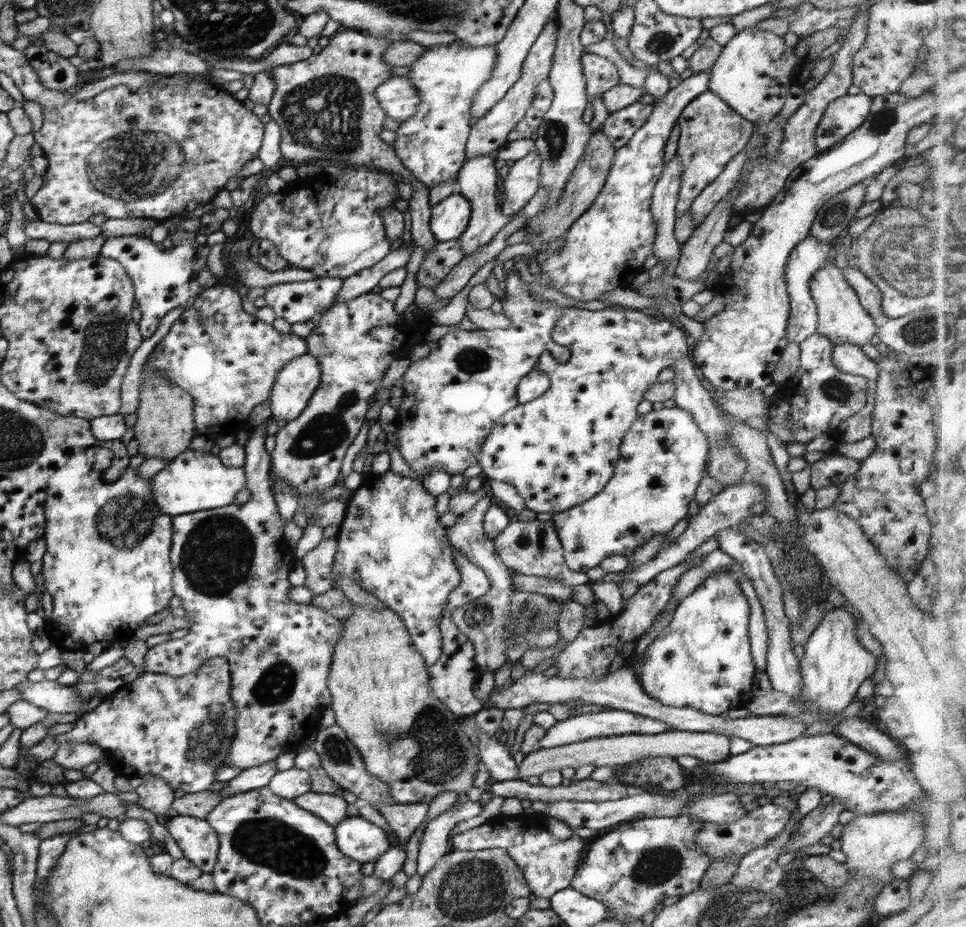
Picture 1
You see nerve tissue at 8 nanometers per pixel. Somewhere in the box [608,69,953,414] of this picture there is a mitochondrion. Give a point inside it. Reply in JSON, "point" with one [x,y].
{"point":[918,332]}

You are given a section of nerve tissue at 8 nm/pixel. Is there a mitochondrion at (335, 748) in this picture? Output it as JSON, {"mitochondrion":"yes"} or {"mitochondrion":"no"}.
{"mitochondrion":"yes"}

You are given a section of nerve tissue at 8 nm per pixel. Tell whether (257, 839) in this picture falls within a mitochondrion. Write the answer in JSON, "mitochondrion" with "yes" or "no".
{"mitochondrion":"yes"}

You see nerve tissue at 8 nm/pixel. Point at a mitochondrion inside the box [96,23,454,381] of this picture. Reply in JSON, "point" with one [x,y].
{"point":[325,113]}

